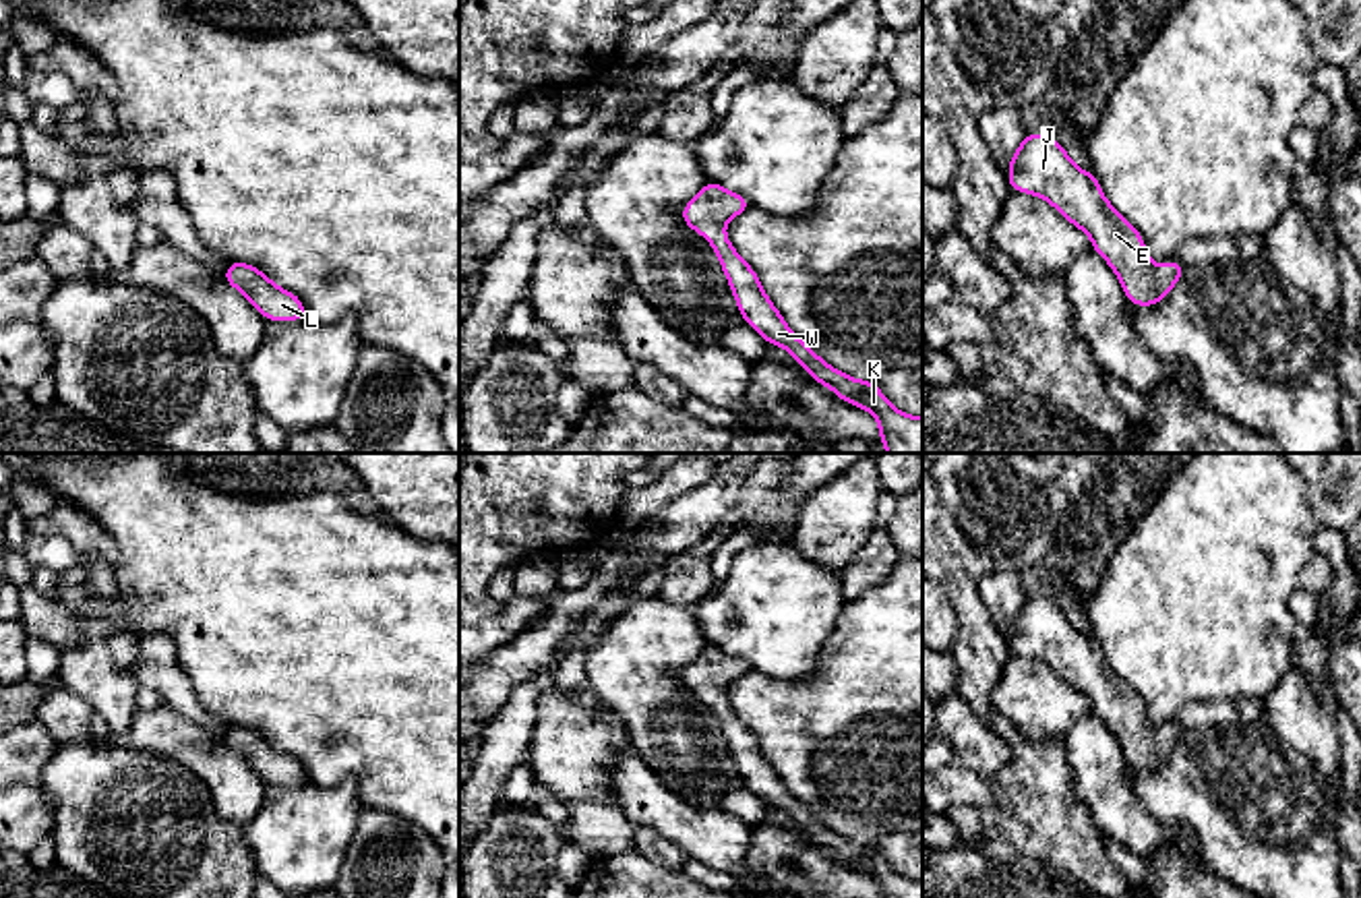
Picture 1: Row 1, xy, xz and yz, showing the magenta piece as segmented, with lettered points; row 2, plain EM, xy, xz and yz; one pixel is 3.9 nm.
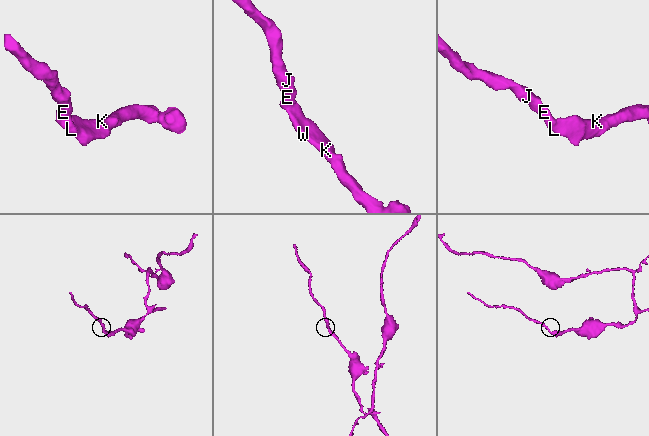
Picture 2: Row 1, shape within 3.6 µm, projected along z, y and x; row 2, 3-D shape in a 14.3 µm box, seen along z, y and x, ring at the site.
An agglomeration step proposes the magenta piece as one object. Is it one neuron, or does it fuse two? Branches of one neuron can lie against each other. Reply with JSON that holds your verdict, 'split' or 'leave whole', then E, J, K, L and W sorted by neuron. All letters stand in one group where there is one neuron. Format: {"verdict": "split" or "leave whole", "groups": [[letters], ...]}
{"verdict": "leave whole", "groups": [["E", "J", "K", "L", "W"]]}

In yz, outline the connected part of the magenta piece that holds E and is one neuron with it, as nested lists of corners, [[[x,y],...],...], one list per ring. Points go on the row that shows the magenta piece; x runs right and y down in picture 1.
[[[1026,134],[1007,168],[1011,190],[1049,201],[1090,236],[1092,248],[1117,273],[1129,304],[1162,302],[1183,275],[1181,261],[1154,265],[1148,259],[1142,234],[1105,199],[1098,178],[1080,170],[1055,139]]]

